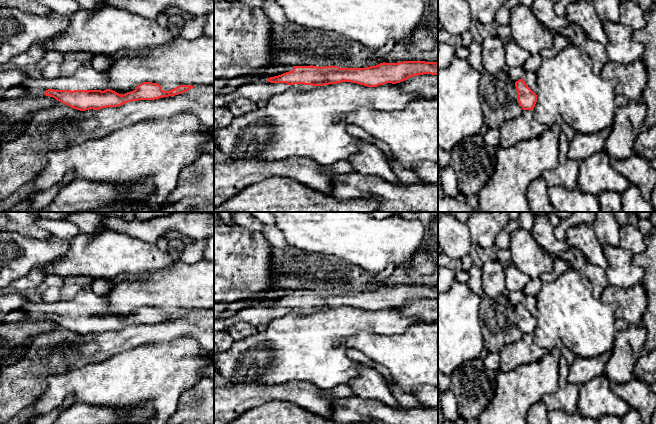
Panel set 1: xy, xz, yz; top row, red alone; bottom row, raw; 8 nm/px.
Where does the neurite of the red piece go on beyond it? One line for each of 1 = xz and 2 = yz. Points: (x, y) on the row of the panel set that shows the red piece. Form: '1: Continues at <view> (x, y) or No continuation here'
1: Continues at xz (260, 90)
2: Continues at yz (530, 77)

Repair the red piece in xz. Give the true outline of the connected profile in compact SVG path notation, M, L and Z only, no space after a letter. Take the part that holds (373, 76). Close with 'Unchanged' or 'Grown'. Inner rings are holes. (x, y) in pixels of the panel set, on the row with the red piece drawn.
M425 61L383 62L365 68L293 66L293 70L290 72L270 77L266 81L240 85L228 95L214 95L214 109L226 106L238 98L247 98L254 102L268 100L289 89L309 91L320 86L345 81L367 87L377 87L386 83L400 83L410 77L423 74L438 75L438 63Z. Grown

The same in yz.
M525 71L524 76L515 82L517 102L523 110L533 110L537 102L537 71Z. Grown

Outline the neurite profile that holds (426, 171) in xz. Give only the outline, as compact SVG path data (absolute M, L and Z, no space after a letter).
M421 161L415 164L411 170L424 183L438 185L438 164Z

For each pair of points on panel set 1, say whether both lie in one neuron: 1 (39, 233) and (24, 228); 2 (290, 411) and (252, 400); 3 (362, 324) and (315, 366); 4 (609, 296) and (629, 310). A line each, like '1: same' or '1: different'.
1: same
2: different
3: same
4: same

